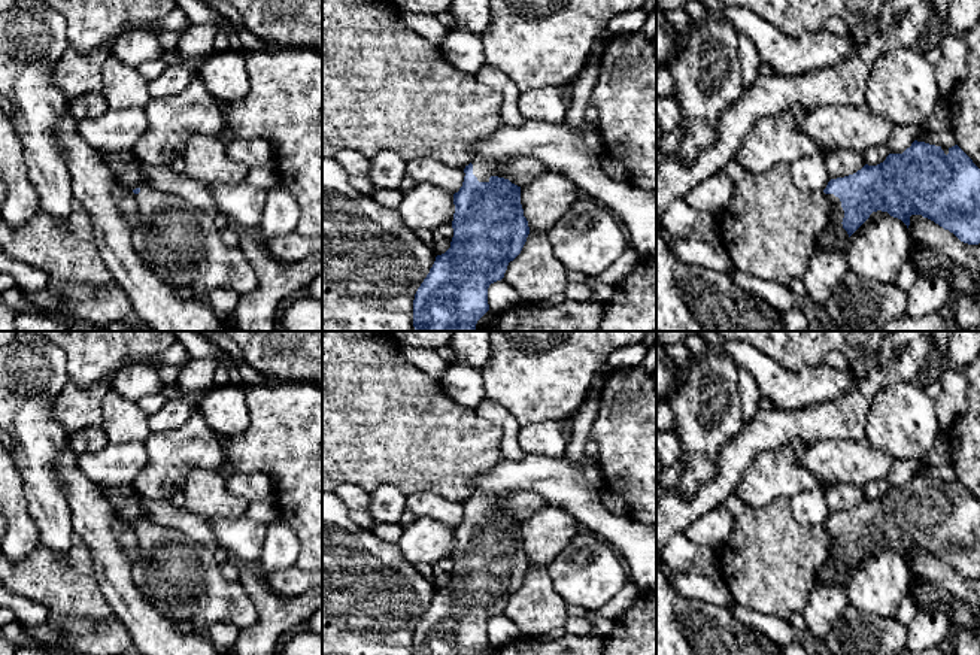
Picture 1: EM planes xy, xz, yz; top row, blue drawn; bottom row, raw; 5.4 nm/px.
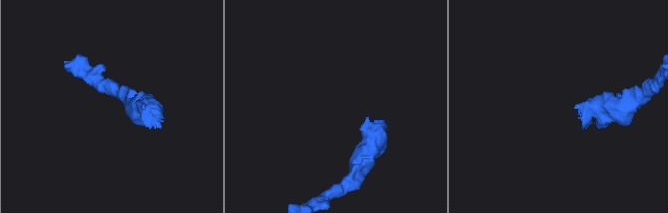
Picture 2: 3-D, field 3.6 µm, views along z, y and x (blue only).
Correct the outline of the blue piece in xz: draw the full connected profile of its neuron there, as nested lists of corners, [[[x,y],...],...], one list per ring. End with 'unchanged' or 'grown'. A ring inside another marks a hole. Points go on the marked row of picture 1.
[[[473,160],[465,166],[462,187],[453,194],[450,248],[436,257],[415,294],[415,331],[476,331],[477,321],[489,310],[489,285],[501,281],[509,263],[521,254],[530,227],[521,204],[521,187],[497,176],[504,161]]]; grown

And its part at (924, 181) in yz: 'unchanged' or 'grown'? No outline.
grown

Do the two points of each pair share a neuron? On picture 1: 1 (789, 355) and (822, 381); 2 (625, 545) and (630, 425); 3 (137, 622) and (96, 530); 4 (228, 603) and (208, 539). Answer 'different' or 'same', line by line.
1: different
2: different
3: same
4: different

